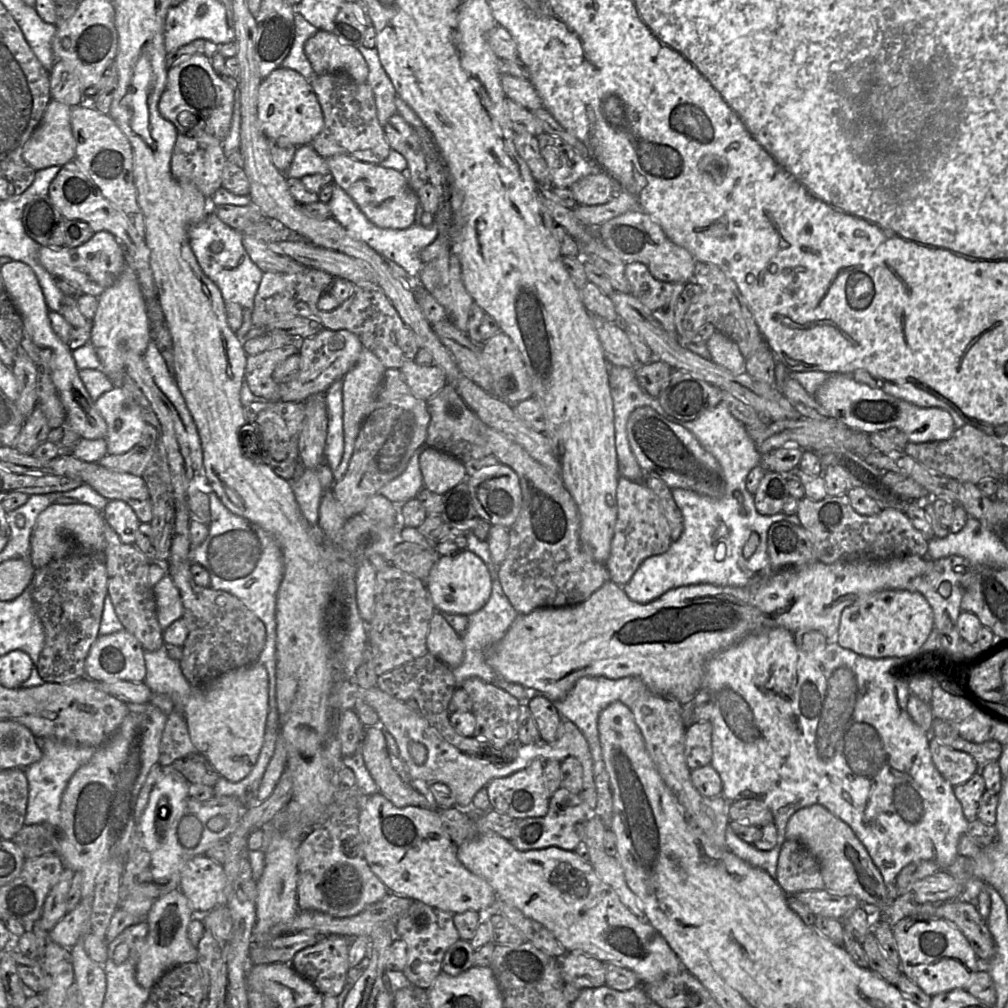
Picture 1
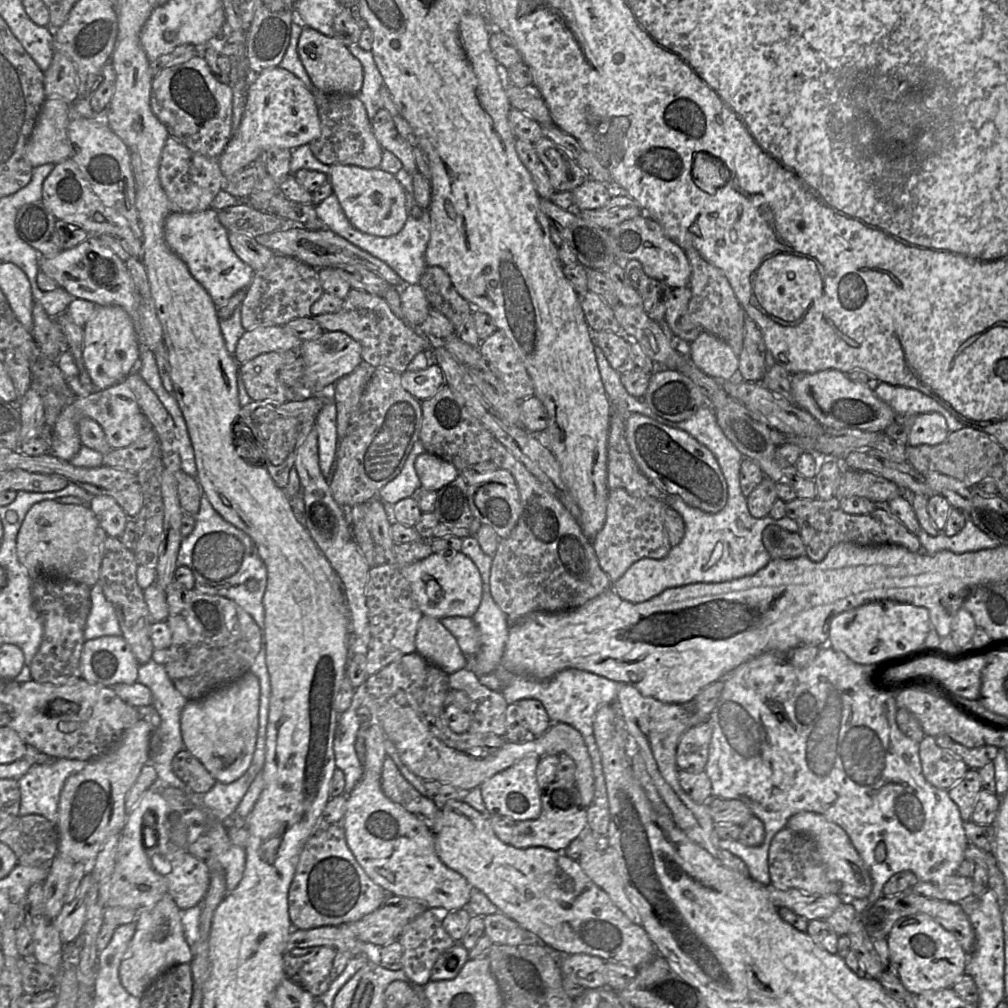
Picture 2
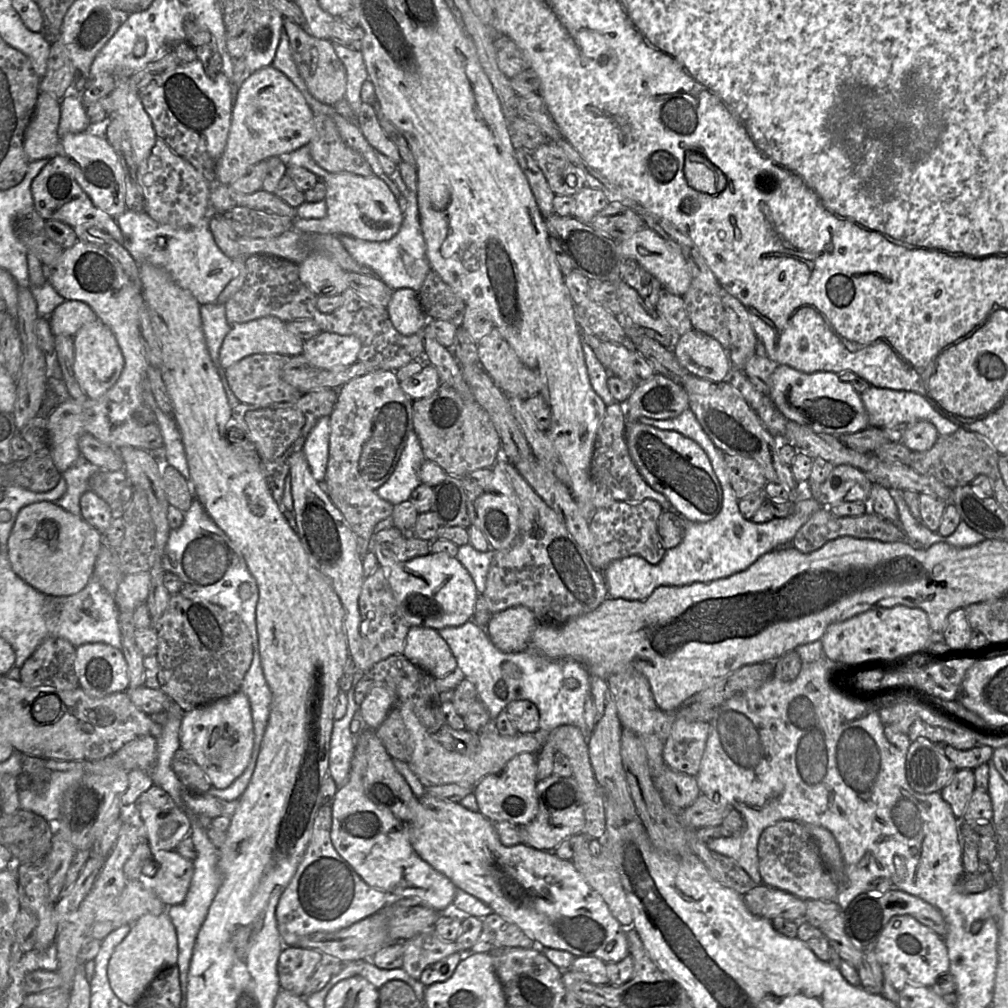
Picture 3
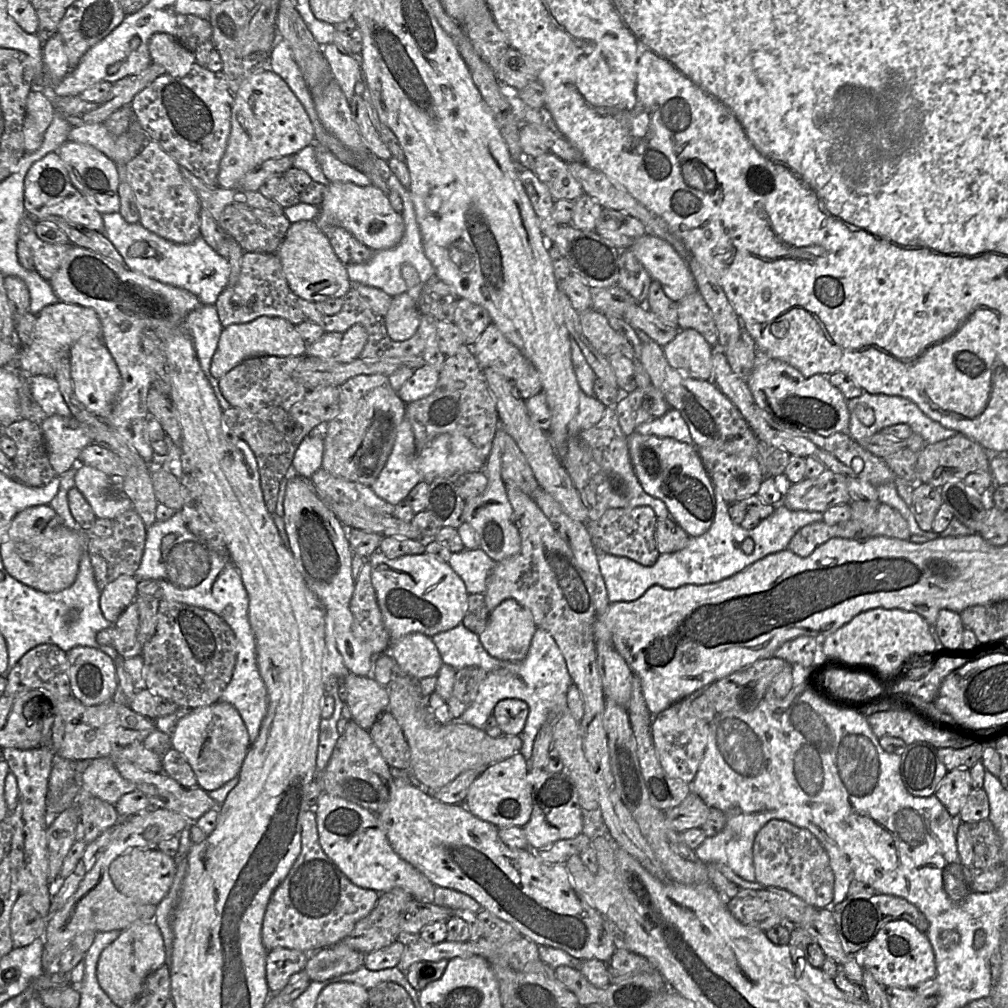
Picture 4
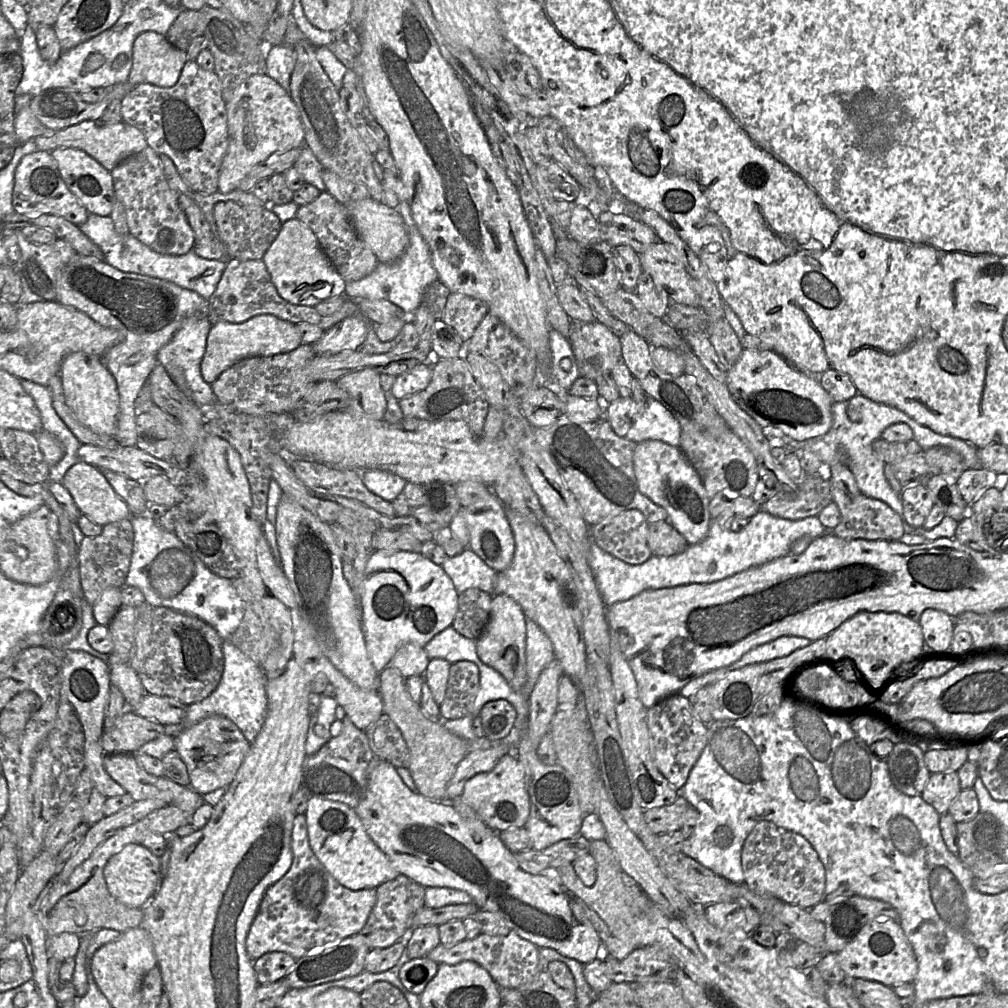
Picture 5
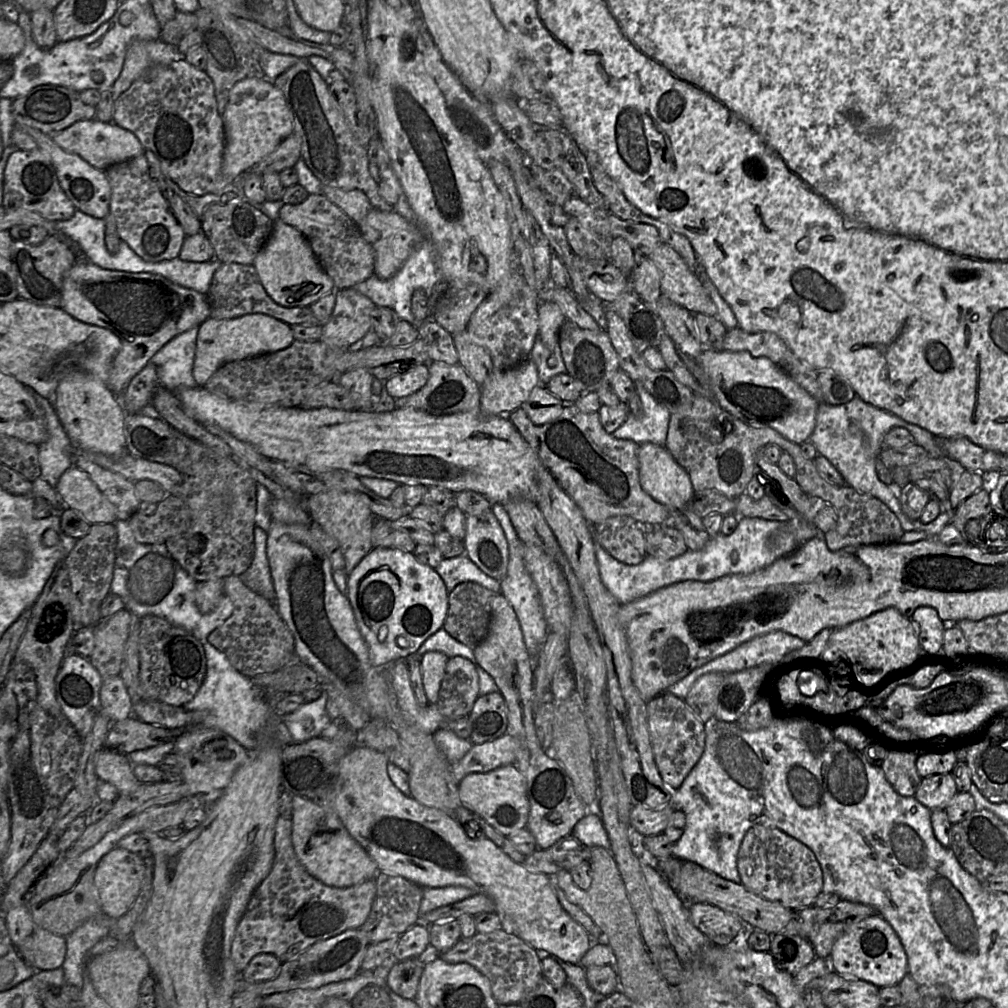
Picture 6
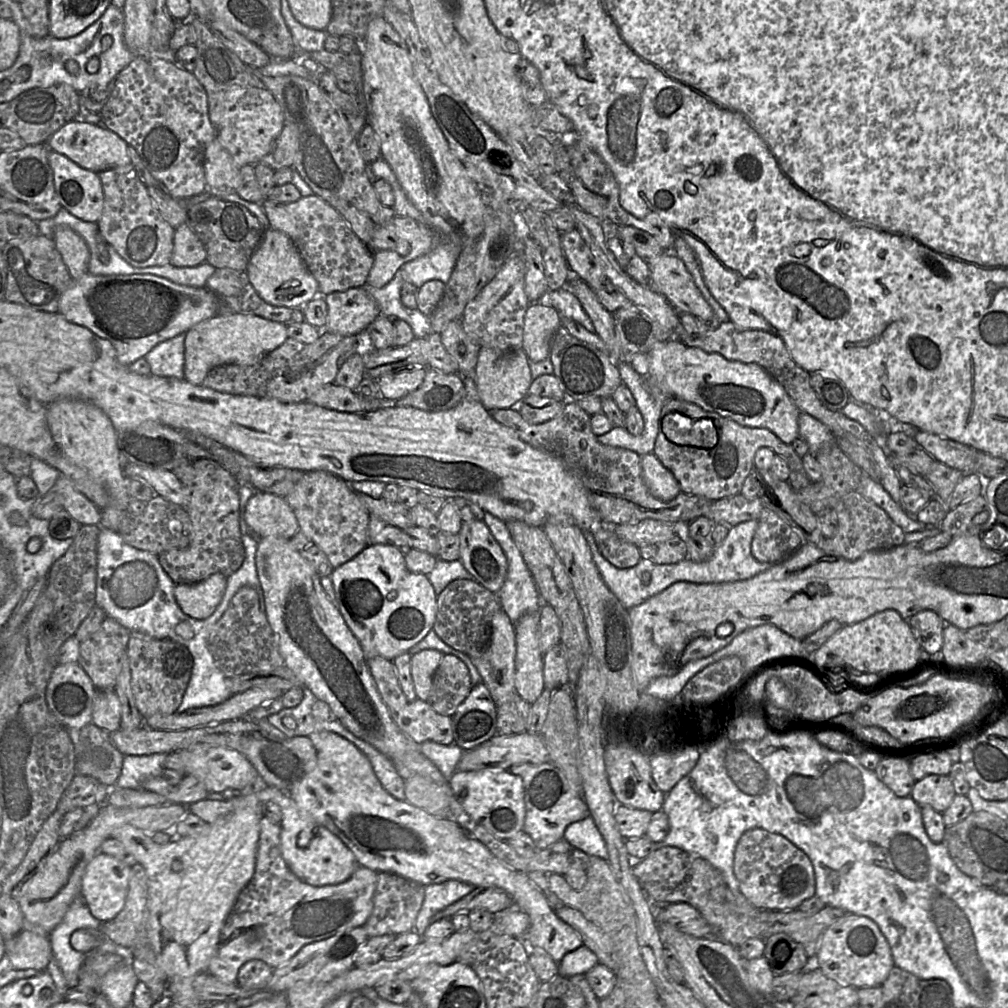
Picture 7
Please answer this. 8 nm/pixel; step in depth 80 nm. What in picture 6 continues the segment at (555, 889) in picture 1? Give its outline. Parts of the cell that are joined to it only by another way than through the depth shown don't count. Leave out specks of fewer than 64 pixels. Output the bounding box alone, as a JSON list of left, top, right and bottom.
[316,746,594,964]

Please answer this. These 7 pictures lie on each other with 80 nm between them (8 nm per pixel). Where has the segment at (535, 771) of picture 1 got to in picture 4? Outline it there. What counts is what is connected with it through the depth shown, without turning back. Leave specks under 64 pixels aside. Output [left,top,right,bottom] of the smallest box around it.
[464,752,533,828]

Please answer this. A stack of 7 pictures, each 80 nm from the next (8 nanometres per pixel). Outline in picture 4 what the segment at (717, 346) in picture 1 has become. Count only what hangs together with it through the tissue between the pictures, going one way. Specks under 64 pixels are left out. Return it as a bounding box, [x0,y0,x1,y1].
[663,330,714,381]

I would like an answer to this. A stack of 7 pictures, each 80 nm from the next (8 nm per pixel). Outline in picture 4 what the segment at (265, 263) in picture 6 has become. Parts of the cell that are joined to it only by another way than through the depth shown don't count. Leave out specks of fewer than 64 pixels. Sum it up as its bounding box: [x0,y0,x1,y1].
[275,221,352,303]

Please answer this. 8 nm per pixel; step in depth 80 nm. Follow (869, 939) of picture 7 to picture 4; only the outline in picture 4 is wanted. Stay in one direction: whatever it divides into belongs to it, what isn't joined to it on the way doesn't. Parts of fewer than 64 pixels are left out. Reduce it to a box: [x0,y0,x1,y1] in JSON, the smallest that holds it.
[853,920,936,989]

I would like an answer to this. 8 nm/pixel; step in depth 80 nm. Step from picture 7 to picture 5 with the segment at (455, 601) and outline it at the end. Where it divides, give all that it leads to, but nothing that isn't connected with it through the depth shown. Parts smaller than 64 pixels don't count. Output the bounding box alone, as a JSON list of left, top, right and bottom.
[452,588,493,640]

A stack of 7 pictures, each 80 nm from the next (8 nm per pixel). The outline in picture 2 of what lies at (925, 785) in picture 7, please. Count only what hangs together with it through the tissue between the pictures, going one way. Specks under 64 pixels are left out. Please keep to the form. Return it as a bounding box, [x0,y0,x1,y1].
[948,769,982,821]

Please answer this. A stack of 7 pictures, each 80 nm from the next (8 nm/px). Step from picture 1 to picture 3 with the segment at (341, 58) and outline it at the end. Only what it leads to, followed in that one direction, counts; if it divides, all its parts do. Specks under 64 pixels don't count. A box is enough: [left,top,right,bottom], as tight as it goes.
[283,19,346,105]

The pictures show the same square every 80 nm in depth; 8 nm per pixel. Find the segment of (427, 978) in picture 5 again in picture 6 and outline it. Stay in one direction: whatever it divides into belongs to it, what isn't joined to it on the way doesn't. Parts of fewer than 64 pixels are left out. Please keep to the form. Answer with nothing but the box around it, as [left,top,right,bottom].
[387,958,425,1000]

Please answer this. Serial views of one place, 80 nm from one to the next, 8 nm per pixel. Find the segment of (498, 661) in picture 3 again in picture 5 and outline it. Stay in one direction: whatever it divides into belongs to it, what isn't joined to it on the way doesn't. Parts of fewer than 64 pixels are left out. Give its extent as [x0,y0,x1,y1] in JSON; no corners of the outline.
[424,627,486,665]

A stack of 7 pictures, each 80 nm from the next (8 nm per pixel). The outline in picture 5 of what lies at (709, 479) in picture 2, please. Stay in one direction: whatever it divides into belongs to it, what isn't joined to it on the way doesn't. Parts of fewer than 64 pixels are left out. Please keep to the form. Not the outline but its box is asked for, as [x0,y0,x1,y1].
[633,440,712,546]

